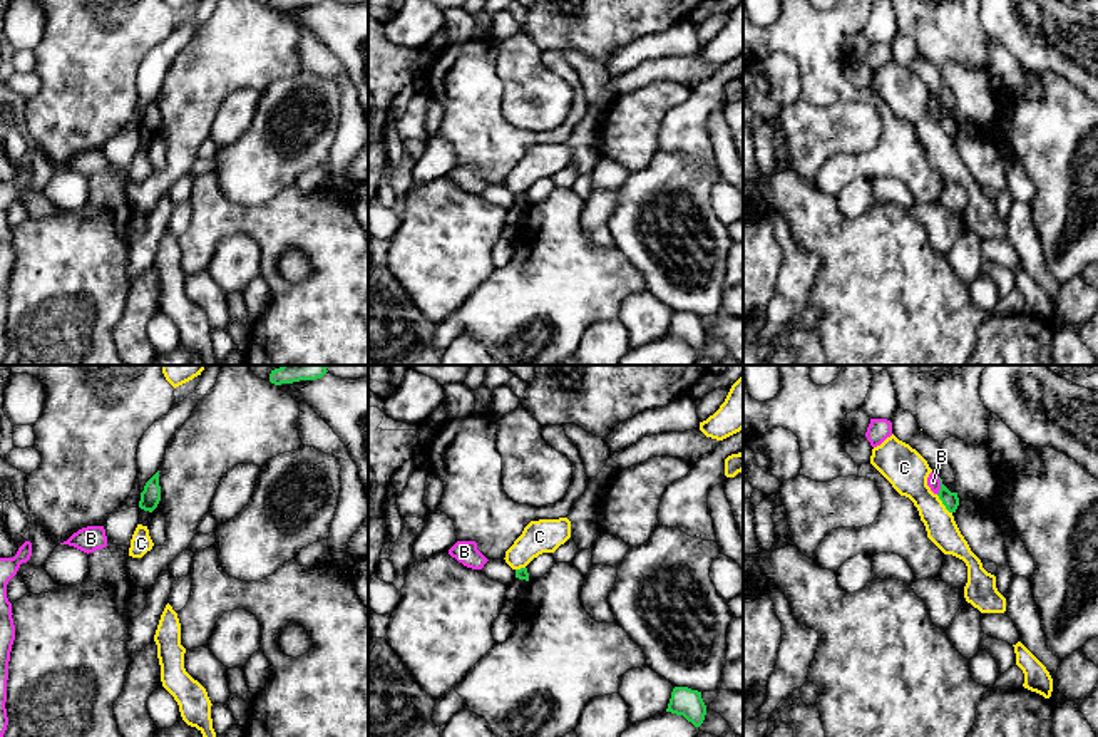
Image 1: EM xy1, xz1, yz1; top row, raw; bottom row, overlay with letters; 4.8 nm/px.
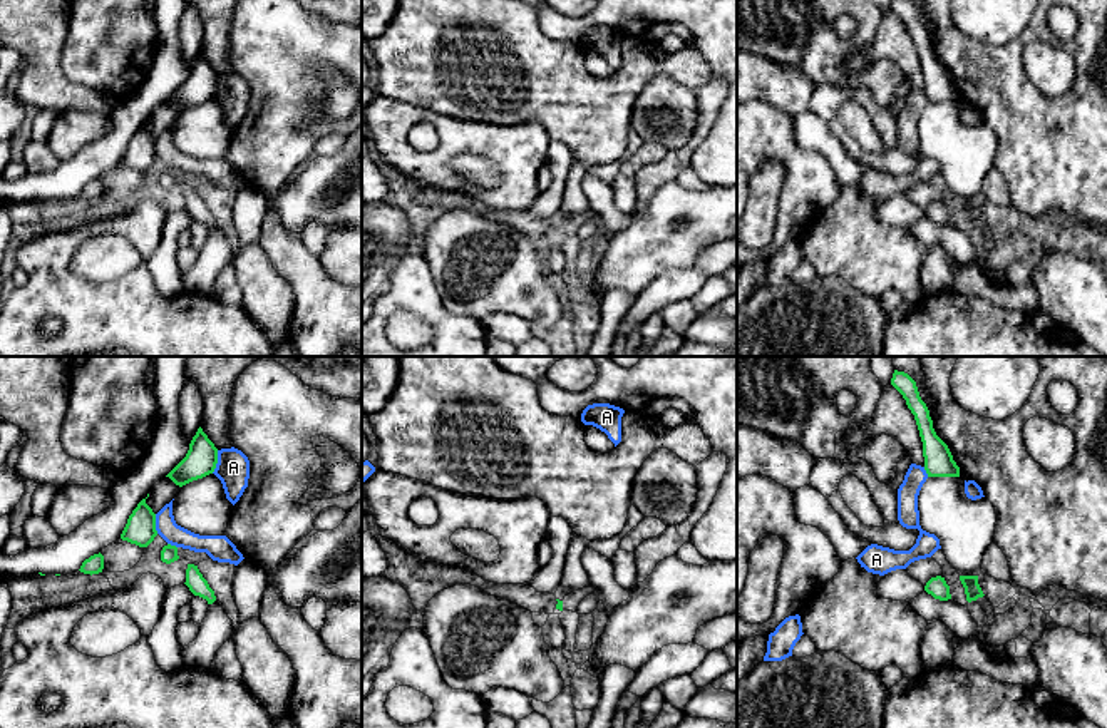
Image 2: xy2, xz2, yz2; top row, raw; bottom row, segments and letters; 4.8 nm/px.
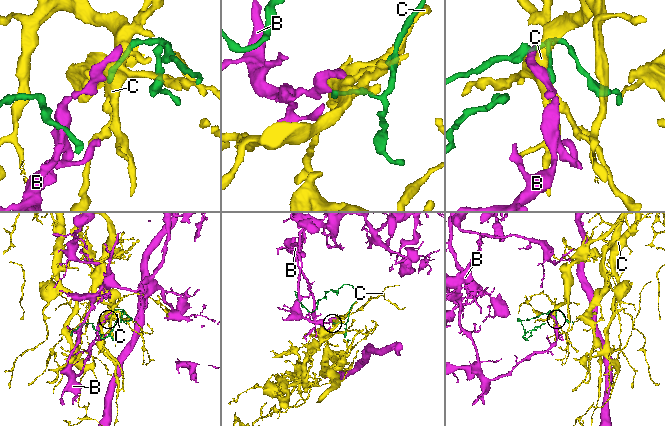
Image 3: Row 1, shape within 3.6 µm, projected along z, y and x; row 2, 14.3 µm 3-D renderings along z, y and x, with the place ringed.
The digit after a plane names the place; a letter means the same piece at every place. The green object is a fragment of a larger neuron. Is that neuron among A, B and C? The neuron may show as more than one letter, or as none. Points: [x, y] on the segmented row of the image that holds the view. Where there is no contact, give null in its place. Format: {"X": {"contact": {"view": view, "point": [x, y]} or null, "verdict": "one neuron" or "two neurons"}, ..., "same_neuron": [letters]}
{"A": {"contact": {"view": "xy2", "point": [216, 462]}, "verdict": "two neurons"}, "B": {"contact": {"view": "yz1", "point": [941, 486]}, "verdict": "two neurons"}, "C": {"contact": {"view": "yz1", "point": [943, 503]}, "verdict": "two neurons"}, "same_neuron": []}

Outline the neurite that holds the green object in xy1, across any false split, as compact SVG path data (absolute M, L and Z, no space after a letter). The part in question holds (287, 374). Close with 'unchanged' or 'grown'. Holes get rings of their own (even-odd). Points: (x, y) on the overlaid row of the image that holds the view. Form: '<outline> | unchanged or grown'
M281 365L271 370L269 382L274 385L293 384L300 380L316 380L326 374L325 365Z | unchanged

